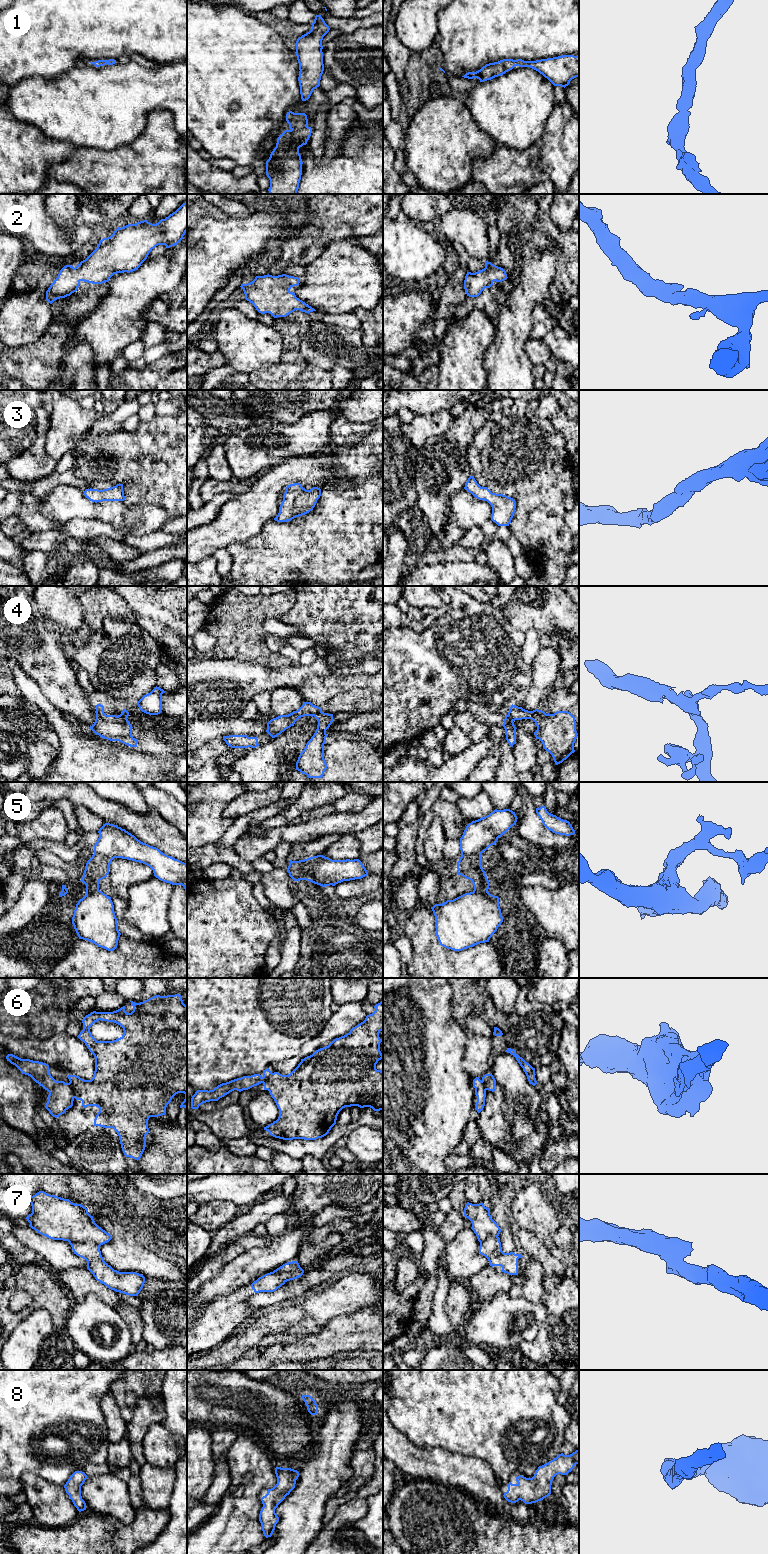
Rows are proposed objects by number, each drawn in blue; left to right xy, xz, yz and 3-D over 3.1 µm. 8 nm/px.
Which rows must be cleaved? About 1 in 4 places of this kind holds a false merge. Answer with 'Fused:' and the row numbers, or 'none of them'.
Fused: 4, 5, 6, 7

